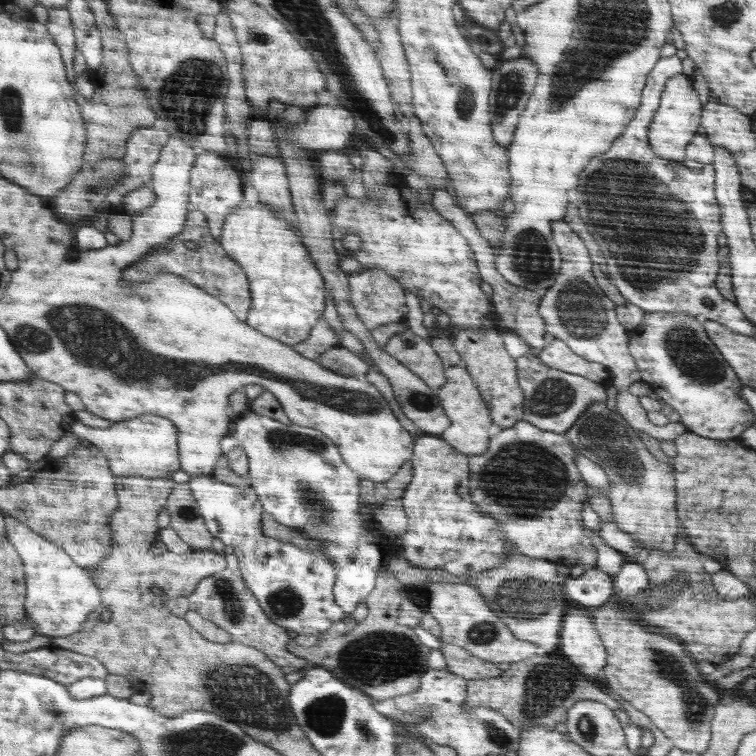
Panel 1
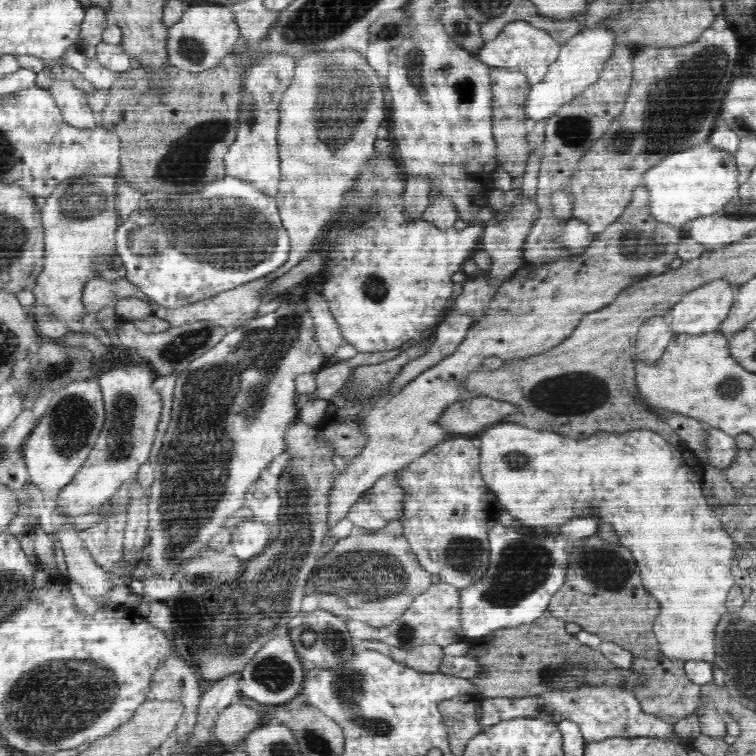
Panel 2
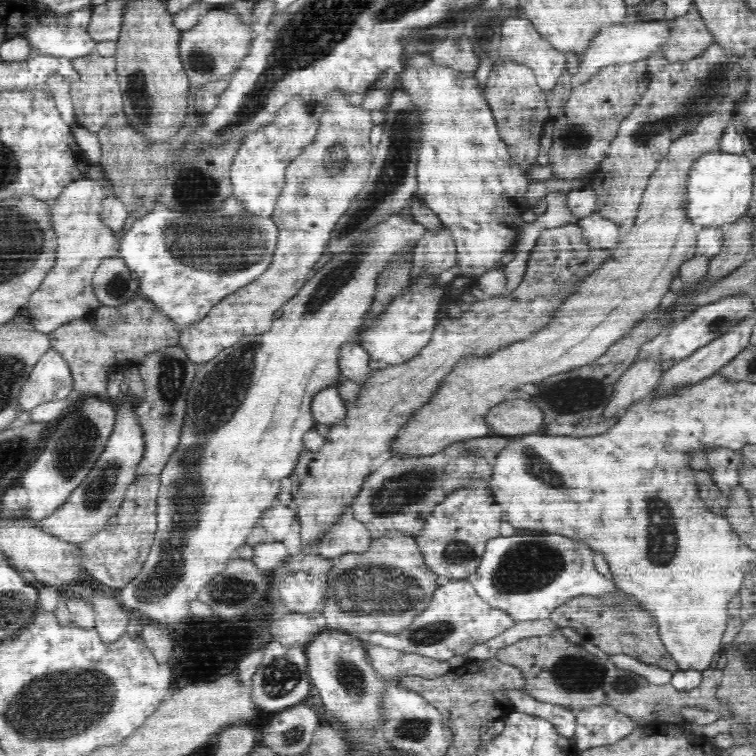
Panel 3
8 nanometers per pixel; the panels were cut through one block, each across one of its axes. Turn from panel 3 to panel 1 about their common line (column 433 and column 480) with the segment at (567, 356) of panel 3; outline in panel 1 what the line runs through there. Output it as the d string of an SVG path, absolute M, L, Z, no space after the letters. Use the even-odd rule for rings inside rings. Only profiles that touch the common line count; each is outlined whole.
M462 364L448 367L447 383L438 389L438 393L440 404L443 405L444 412L451 420L451 426L439 437L446 440L452 448L466 455L486 452L488 438L490 438L488 430L492 424L492 418L488 416L487 402L483 400L471 373Z

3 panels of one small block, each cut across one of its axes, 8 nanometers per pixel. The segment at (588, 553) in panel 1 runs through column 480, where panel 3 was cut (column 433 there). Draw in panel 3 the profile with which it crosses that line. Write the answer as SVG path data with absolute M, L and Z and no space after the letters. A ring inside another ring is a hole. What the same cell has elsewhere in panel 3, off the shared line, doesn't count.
M491 434L492 438L461 440L449 444L442 451L431 455L400 455L390 457L362 483L361 491L350 504L352 515L370 531L373 539L390 530L399 530L416 537L434 506L446 500L446 494L470 485L474 477L484 477L490 487L490 478L498 452L506 448L506 438Z

